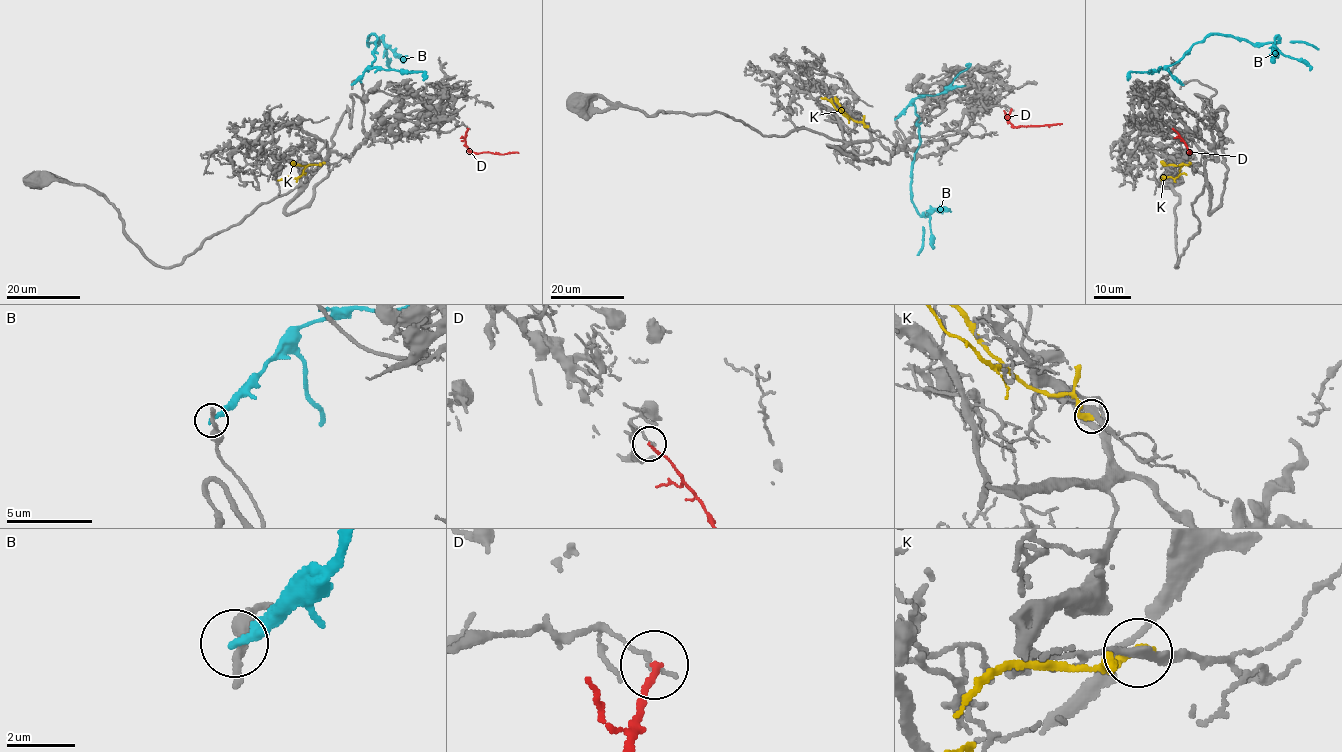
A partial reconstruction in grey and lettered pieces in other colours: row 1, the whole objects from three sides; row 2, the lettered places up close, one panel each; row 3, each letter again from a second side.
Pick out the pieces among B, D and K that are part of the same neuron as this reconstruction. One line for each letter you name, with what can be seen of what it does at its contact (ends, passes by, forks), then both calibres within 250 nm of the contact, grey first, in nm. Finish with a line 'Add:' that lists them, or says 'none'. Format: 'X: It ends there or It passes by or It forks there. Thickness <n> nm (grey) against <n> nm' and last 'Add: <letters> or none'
Add: none

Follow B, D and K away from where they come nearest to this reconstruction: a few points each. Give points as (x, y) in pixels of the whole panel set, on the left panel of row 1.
B: (351, 84), (375, 58), (377, 37), (370, 34), (367, 43), (383, 37), (390, 70)
D: (468, 129), (465, 143), (472, 152), (518, 153)
K: (323, 163), (309, 164), (297, 178), (288, 176), (277, 180)

